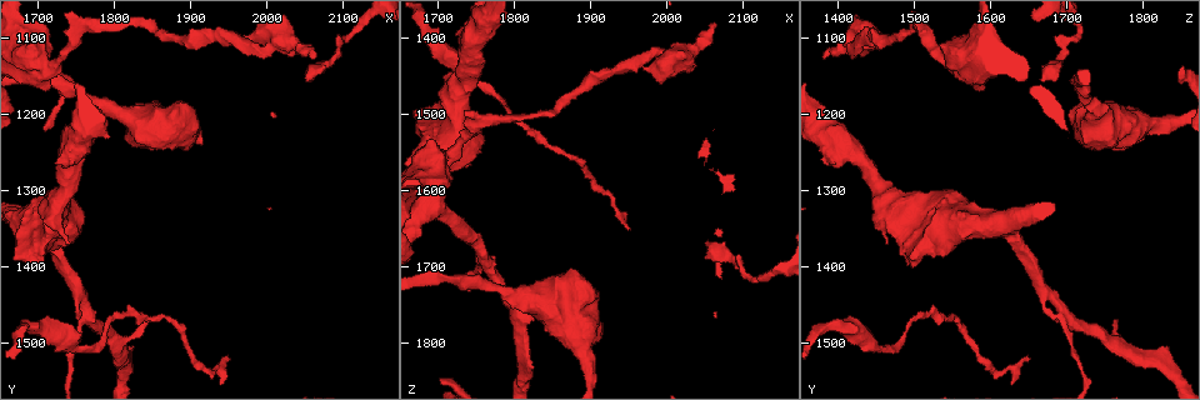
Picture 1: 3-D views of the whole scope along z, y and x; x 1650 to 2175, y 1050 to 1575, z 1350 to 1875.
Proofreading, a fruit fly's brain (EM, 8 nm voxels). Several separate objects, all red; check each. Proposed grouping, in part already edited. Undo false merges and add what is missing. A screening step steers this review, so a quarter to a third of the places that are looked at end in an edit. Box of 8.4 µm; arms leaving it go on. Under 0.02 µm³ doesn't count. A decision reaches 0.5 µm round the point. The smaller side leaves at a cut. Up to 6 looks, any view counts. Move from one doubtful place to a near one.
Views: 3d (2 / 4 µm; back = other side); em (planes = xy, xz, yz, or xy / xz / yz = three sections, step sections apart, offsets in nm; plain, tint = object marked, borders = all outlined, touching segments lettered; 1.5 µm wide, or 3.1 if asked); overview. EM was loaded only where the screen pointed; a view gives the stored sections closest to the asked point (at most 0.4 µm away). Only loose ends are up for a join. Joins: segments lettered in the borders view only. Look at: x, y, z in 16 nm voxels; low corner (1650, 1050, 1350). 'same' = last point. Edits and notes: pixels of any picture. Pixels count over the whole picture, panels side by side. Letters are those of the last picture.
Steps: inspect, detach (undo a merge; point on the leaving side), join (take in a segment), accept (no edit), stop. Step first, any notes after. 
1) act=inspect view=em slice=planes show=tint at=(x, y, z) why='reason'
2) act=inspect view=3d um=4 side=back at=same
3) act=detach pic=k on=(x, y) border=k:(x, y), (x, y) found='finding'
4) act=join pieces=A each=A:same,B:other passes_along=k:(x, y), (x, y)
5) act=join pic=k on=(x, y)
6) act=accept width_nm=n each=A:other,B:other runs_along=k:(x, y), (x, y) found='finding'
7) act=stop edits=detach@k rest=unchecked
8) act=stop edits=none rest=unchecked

act=inspect view=3d um=2 at=(1950, 1525, 1655) why='tapers out'

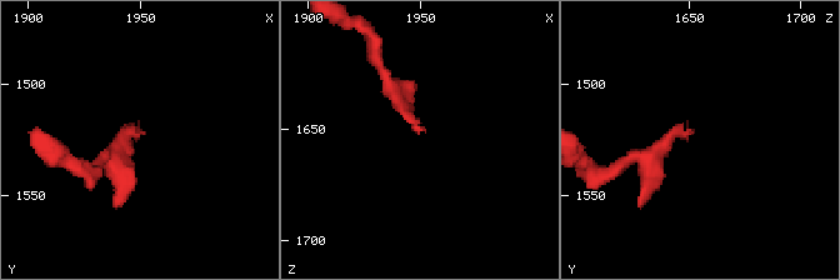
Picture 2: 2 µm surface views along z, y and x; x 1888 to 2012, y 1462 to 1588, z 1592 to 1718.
act=inspect view=em slice=planes show=borders at=(1952, 1523, 1650) why='now the EM'

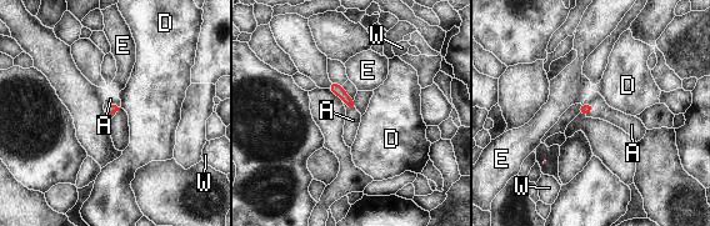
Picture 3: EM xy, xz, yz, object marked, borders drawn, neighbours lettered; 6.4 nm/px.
act=join pieces=A each=A:same,D:other,E:other,W:other passes_along=3:(585, 110), (591, 110), (603, 111) found='the neuron continues'

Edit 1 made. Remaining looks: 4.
act=inspect view=3d um=4 at=(1705, 1480, 1410) why='calibre changes'

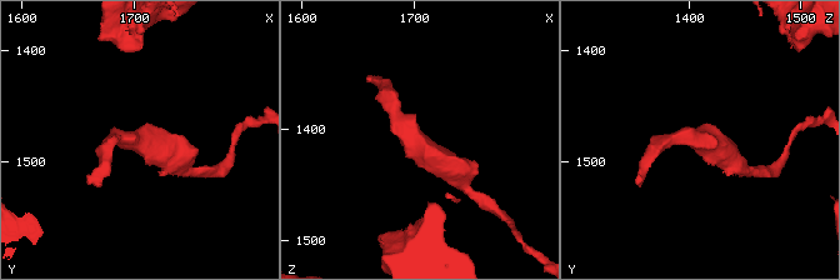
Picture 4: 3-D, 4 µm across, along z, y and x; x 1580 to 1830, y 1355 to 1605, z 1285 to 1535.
act=inspect view=em slice=xy step=4 show=borders at=(1702, 1478, 1414) why='shape alone is not enough'

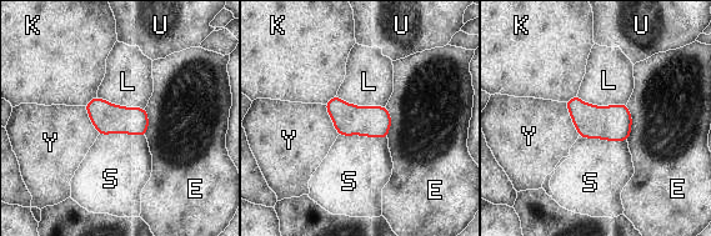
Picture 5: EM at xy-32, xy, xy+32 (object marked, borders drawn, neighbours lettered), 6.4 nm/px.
act=accept each=E:other,K:other,L:other,S:other,U:other,Y:other arm_widths_nm=180,360 found='one neuron here'

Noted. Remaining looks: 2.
act=inspect view=3d um=2 at=(2050, 1155, 1670) why='long arm stops here'

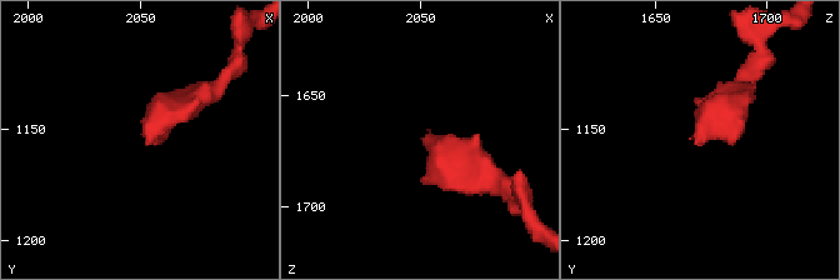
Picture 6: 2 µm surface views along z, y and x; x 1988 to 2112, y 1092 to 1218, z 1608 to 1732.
act=inspect view=em slice=xz step=4 show=borders at=(2050, 1152, 1670)

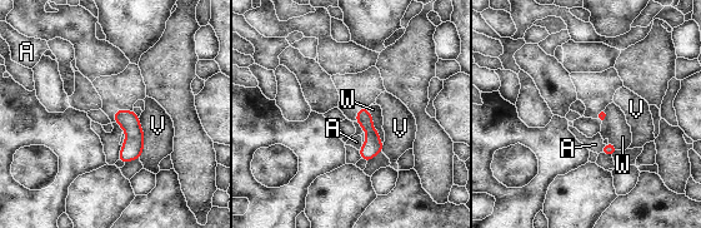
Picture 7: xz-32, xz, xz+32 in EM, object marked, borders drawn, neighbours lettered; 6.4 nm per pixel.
act=accept each=A:other,V:other,W:other border=7:(369, 110), (372, 127), (382, 144) found='no lettered segment goes on from it'

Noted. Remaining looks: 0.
act=stop edits=join@3 rest=unchecked

